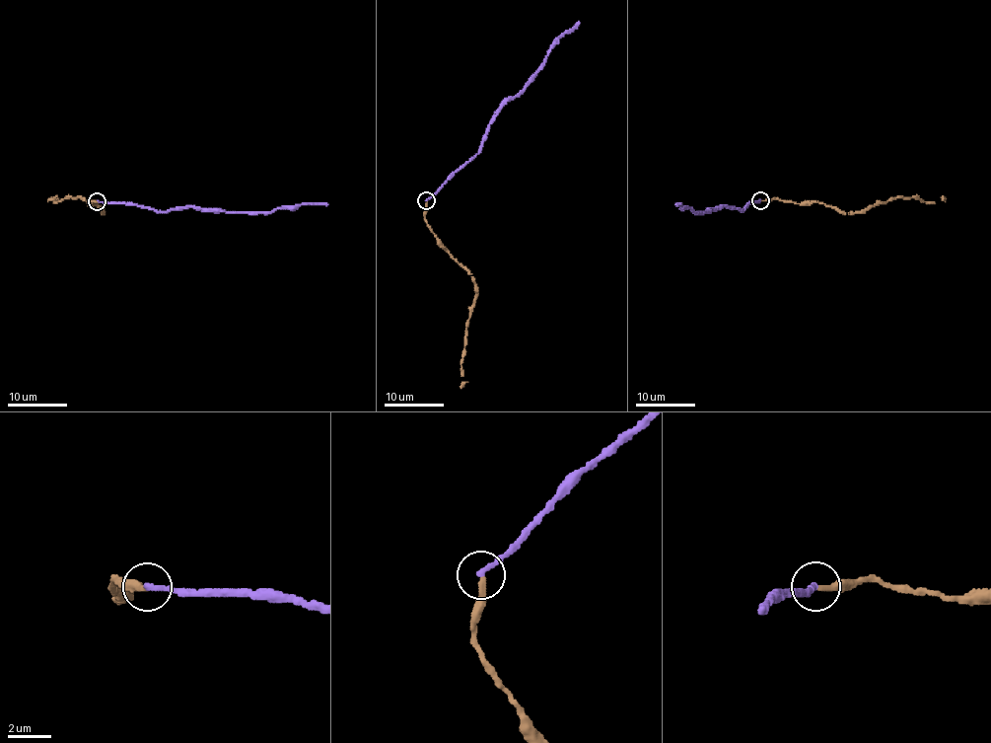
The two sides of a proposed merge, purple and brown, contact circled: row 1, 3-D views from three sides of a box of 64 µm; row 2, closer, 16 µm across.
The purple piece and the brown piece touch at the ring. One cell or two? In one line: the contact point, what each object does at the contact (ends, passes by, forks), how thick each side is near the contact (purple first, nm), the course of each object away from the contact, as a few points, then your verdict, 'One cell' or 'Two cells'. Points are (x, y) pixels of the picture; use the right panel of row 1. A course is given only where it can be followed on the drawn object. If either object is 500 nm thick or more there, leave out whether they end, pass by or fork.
Place: (760, 200). At the ring purple ends. At the ring brown ends. Thickness 280 nm (purple) against 320 nm. Course of purple: (760, 200), (748, 202), (741, 210), (716, 206), (701, 213), (693, 213), (676, 204). Course of brown: (761, 200), (821, 202), (845, 213), (862, 211), (897, 197), (945, 201). Two cells

